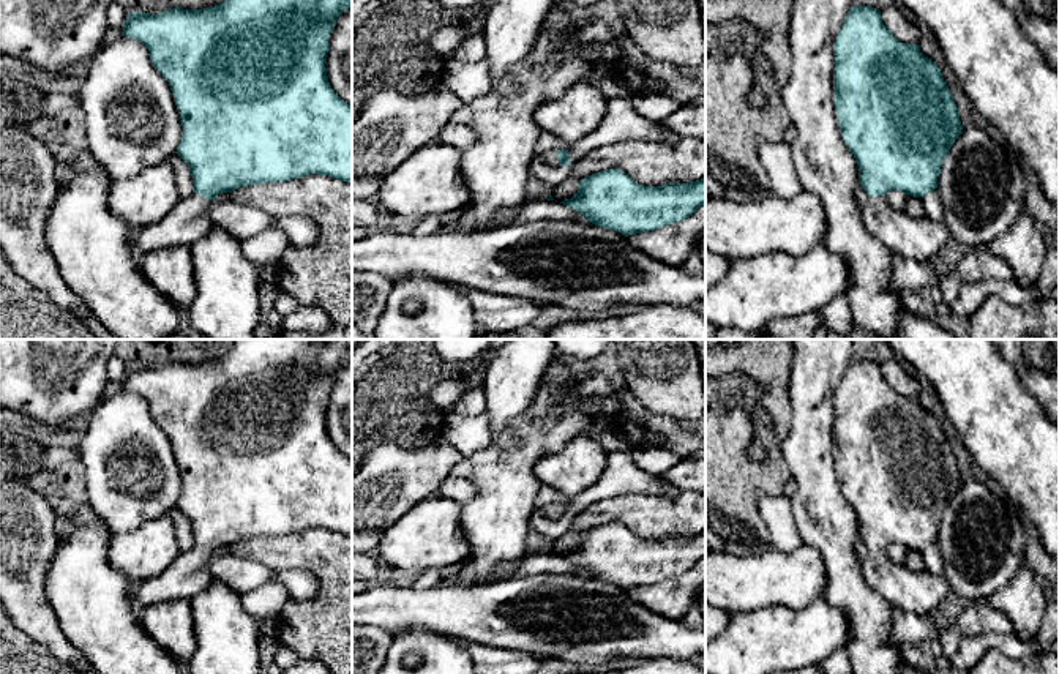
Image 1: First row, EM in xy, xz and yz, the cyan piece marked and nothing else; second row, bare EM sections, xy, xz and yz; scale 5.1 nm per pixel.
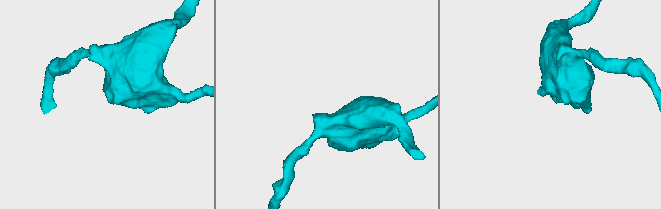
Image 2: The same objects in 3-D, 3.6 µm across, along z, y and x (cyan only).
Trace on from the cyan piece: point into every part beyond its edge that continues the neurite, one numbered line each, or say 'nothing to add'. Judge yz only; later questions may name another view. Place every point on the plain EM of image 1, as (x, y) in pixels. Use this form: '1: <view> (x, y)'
1: yz (919, 592)

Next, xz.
1: xz (550, 510)

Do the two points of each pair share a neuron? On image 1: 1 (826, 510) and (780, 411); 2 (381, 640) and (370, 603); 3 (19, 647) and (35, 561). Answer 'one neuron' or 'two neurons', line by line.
1: two neurons
2: two neurons
3: two neurons

